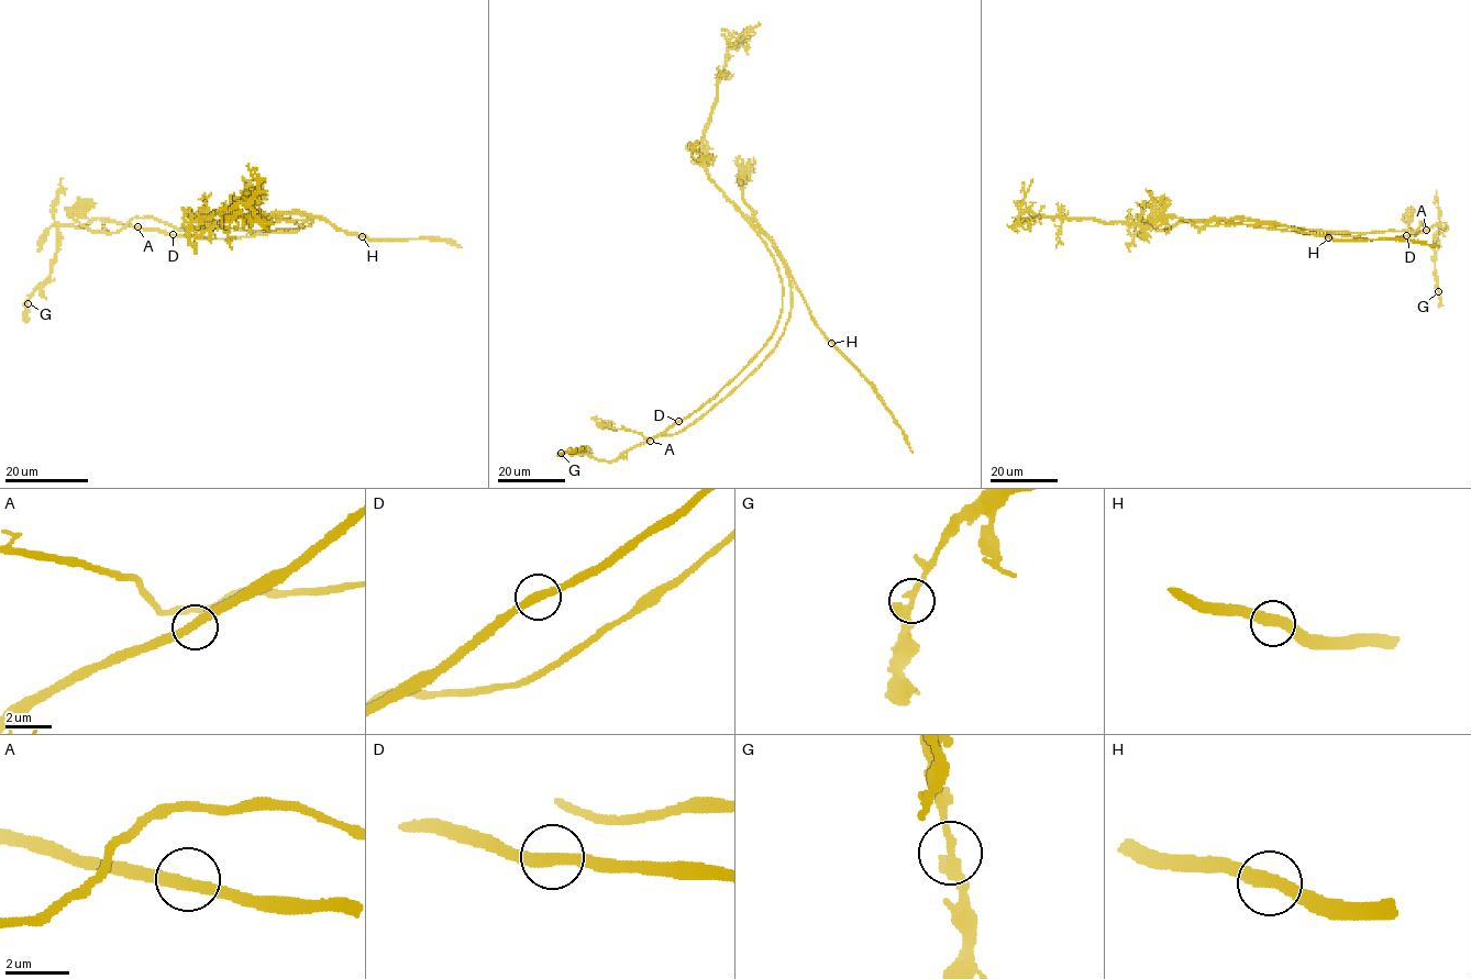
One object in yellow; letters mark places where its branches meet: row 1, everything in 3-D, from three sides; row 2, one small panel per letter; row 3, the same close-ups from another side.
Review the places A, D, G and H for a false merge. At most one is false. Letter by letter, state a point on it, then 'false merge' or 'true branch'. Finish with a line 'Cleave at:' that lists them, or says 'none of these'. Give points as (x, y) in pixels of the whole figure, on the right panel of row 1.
A: at (1426, 230); true branch
D: at (1406, 235); true branch
G: at (1438, 291); true branch
H: at (1328, 237); false merge
Cleave at: H

